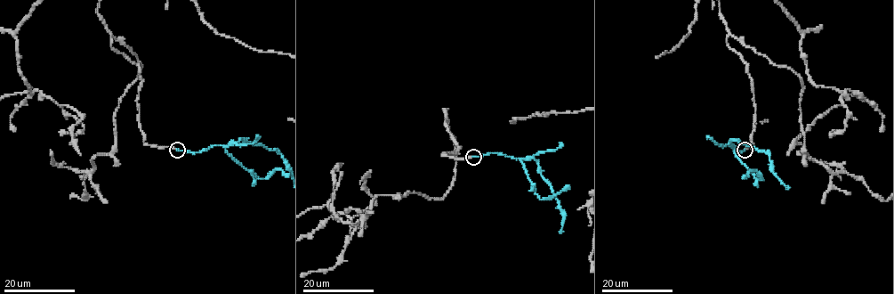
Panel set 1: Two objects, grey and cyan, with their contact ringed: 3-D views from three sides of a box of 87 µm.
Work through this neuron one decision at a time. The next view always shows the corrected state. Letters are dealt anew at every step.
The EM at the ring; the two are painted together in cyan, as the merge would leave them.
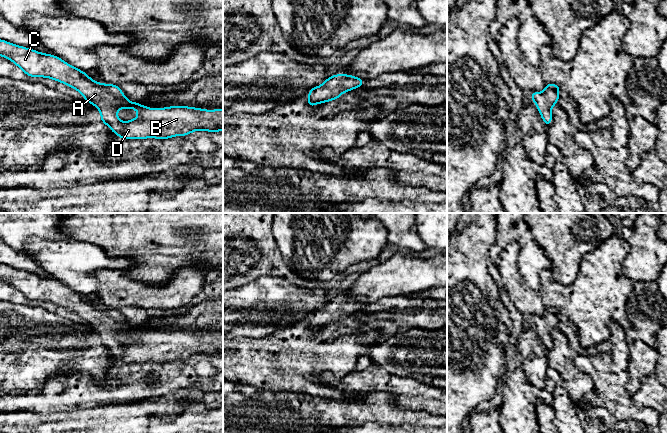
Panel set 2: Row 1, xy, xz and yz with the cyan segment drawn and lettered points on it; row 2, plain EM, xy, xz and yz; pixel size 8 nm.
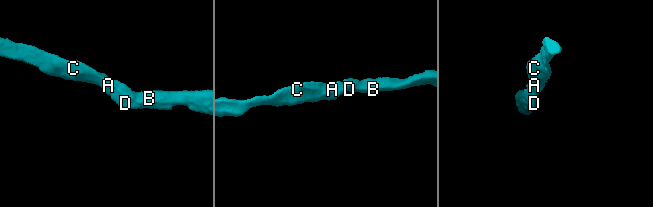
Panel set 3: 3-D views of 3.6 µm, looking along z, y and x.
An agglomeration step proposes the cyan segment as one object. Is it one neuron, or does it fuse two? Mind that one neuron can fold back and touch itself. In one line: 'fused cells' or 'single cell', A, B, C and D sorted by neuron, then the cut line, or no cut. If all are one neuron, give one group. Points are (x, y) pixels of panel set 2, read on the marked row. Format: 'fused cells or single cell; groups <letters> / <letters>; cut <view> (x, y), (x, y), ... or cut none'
single cell; groups A B C D; cut none

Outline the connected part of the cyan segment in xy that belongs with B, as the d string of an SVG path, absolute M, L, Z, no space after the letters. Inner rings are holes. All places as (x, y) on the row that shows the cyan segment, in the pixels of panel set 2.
M0 39L0 56L11 60L30 77L46 77L64 83L83 95L85 101L96 106L100 110L101 121L107 124L113 133L120 139L167 139L177 135L186 136L193 131L205 130L209 132L223 131L223 110L198 109L186 106L169 106L167 108L152 109L142 106L140 103L130 102L123 94L119 86L114 84L97 83L85 72L69 65L61 58L54 55L39 53L33 49L14 45ZM122 108L135 109L139 112L137 118L128 122L122 122L116 112Z

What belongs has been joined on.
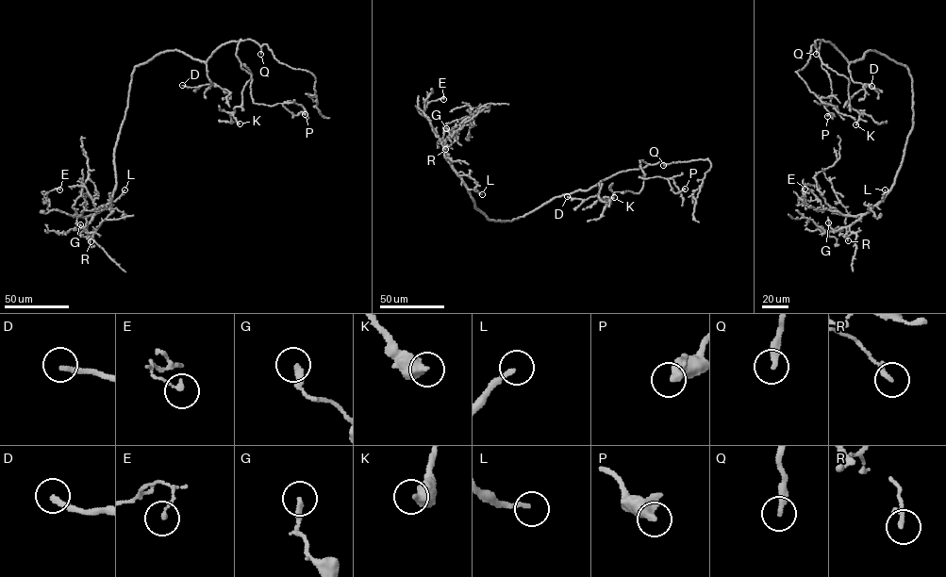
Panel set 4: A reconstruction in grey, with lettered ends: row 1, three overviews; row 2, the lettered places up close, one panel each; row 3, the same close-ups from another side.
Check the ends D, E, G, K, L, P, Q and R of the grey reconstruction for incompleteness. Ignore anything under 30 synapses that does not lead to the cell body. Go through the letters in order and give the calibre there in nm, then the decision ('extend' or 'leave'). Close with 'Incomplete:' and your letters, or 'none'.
D: 220 nm thick; extend
E: 160 nm thick; leave
G: 240 nm thick; leave
K: 480 nm thick; leave
L: 180 nm thick; extend
P: 360 nm thick; leave
Q: 320 nm thick; extend
R: 190 nm thick; leave
Incomplete: D, L, Q

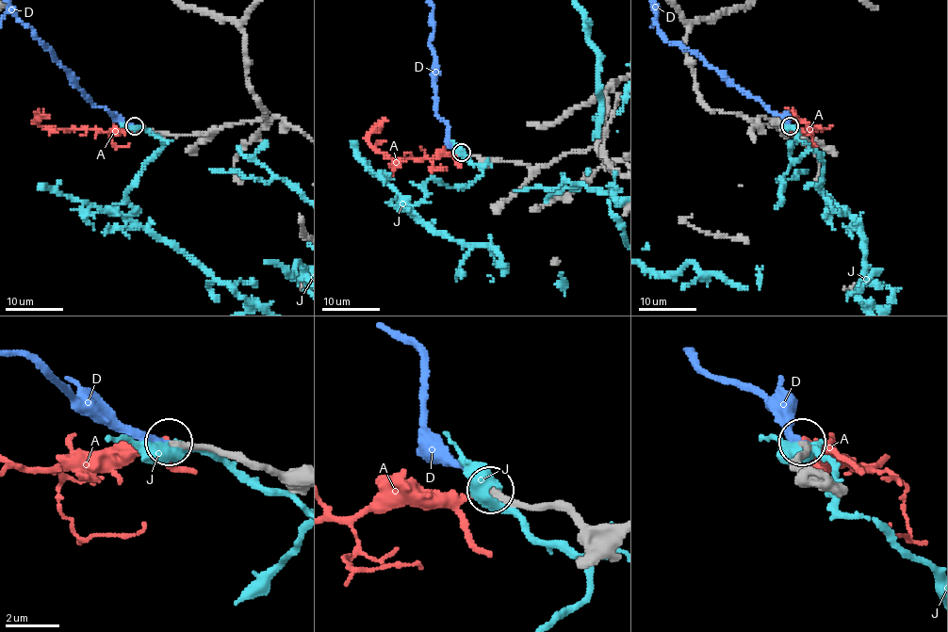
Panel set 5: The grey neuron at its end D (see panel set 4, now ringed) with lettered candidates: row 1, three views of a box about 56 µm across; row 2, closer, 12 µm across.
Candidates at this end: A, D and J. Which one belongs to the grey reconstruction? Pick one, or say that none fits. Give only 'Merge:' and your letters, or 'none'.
Merge: D

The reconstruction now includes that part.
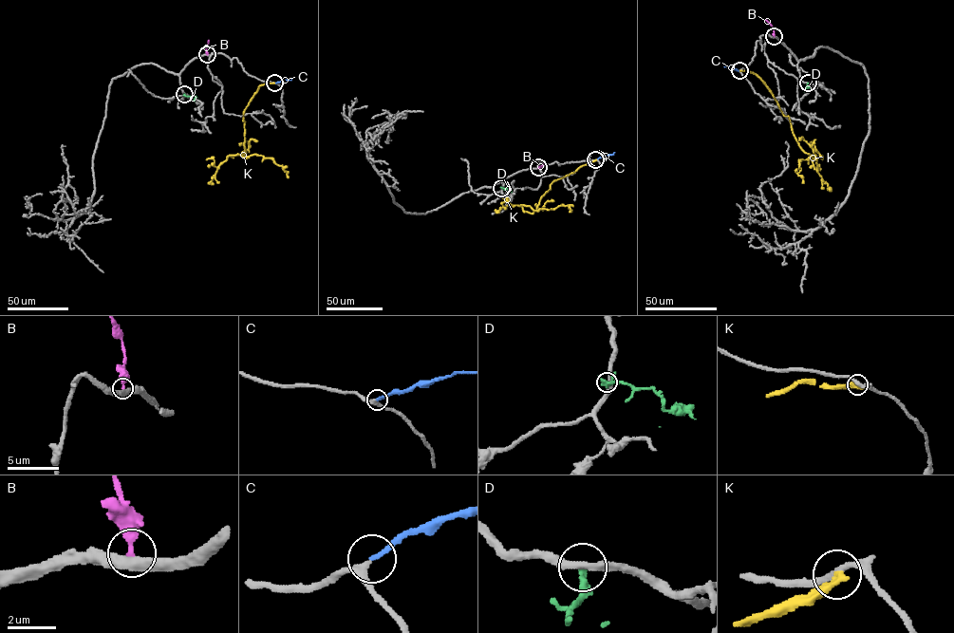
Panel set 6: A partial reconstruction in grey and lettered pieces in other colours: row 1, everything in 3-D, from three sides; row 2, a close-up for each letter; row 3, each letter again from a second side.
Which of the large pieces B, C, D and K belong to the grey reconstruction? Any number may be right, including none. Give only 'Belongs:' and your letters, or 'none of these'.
Belongs: C

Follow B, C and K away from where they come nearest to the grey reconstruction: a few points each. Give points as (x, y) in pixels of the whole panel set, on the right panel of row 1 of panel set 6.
B: (774, 37), (774, 28), (765, 19)
C: (738, 70), (723, 66)
K: (740, 71), (762, 81), (789, 117), (799, 146), (816, 160), (814, 155), (821, 157), (799, 139)

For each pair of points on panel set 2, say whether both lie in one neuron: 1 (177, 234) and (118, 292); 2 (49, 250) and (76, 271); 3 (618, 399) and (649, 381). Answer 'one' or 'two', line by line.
1: two
2: one
3: two

